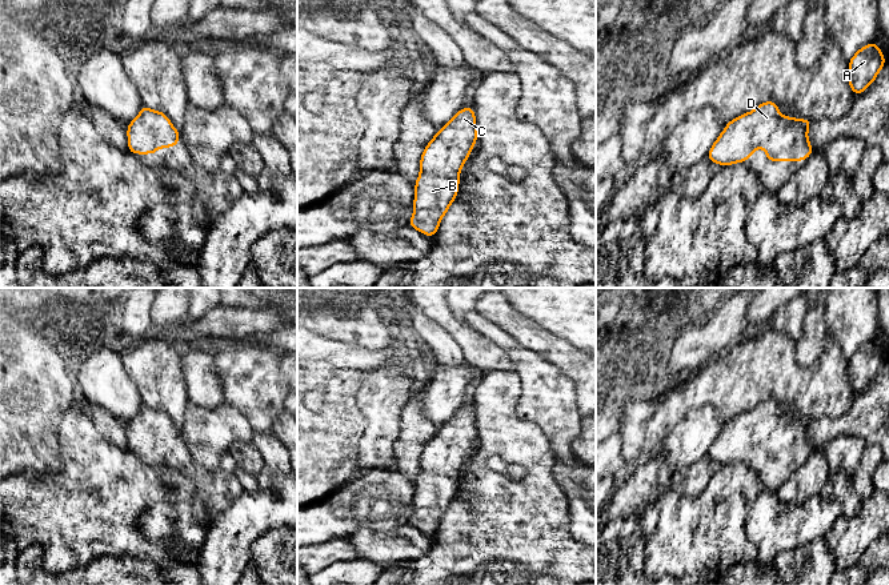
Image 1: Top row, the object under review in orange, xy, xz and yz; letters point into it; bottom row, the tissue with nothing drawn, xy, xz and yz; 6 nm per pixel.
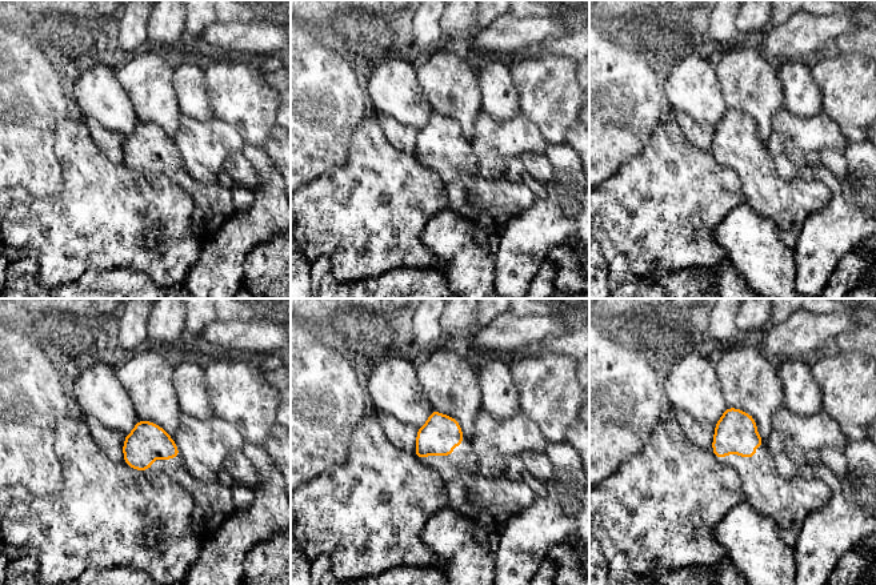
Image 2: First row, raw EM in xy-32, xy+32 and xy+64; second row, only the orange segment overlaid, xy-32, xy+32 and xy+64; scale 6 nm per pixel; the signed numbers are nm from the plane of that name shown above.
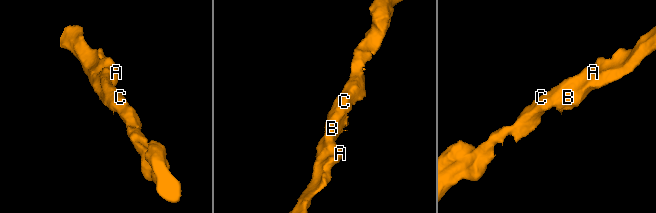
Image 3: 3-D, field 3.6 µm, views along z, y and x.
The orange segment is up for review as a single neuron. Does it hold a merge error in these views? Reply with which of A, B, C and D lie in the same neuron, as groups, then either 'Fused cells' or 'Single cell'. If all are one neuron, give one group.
Groups: A B C D. Single cell

